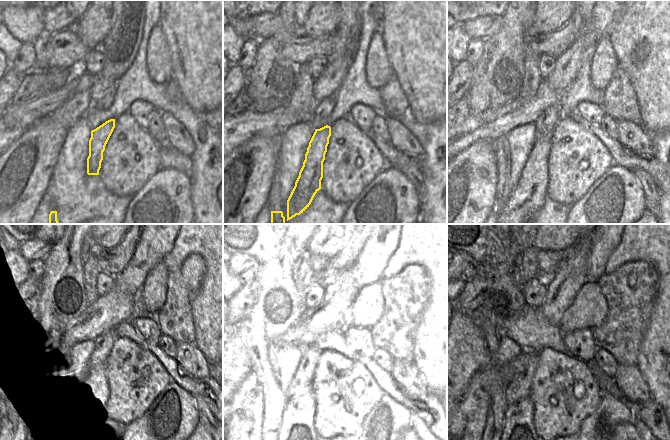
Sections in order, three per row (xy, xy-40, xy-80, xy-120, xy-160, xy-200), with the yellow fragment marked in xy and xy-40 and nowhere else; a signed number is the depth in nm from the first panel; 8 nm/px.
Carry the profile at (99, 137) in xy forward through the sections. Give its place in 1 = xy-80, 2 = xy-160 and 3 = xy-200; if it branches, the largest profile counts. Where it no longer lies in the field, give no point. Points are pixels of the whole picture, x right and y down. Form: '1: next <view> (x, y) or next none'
1: next xy-80 (529, 195)
2: next xy-160 (298, 427)
3: next xy-200 (519, 427)

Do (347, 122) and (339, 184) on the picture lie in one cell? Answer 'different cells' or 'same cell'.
same cell

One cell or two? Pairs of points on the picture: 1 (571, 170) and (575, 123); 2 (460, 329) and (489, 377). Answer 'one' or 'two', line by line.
1: one
2: two

